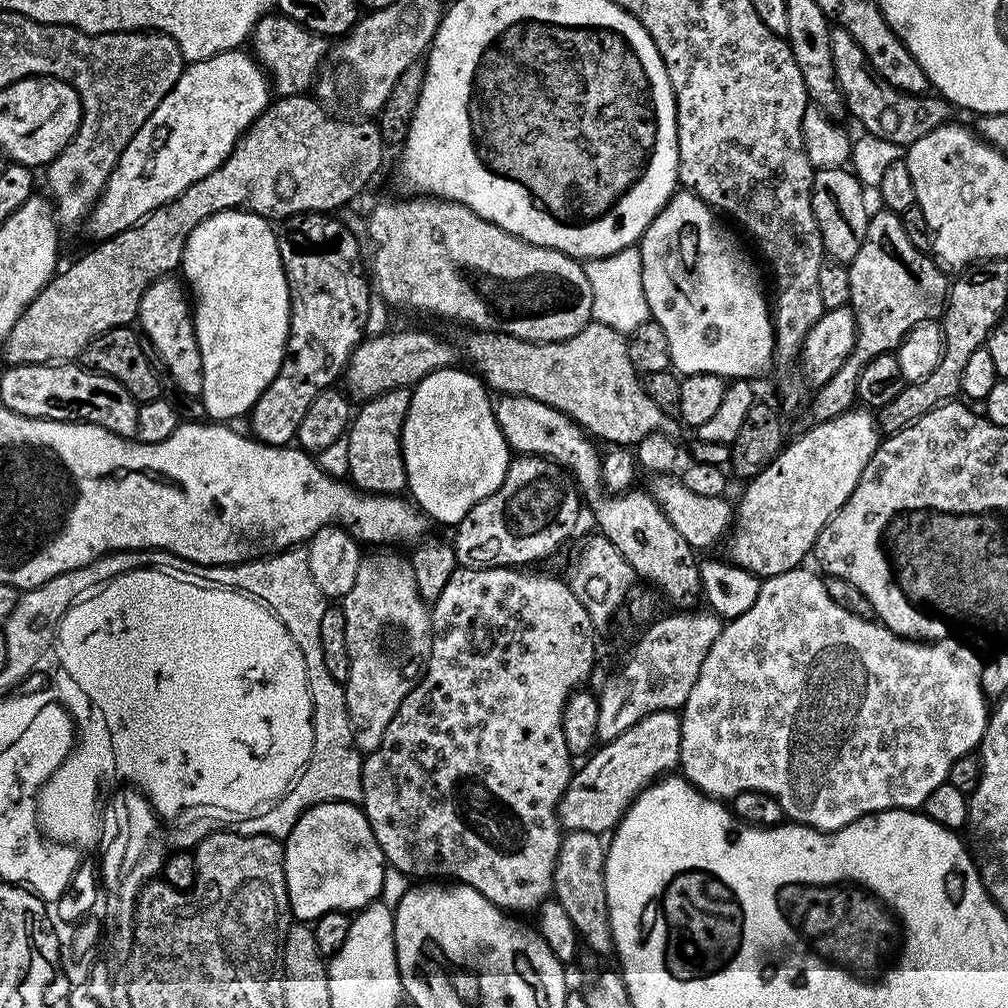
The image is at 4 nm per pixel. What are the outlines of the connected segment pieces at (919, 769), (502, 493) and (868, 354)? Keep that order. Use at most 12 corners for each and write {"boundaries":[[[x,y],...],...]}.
{"boundaries":[[[801,566],[680,712],[698,791],[836,832],[984,738],[981,657]],[[546,456],[509,459],[455,525],[461,568],[546,559],[582,493]],[[869,215],[848,264],[854,350],[815,391],[817,421],[853,411],[858,374],[943,317],[950,280]]]}

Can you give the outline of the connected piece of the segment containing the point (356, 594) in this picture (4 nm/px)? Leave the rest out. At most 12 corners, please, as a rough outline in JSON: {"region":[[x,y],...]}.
{"region":[[365,555],[342,597],[346,710],[378,750],[424,675],[432,613],[411,559]]}

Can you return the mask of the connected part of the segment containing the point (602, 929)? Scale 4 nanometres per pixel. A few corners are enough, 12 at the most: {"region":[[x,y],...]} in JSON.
{"region":[[565,831],[552,896],[583,947],[613,951],[601,833]]}

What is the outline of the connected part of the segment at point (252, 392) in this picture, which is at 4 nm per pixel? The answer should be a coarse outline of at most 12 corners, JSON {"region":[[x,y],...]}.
{"region":[[219,212],[183,283],[212,422],[247,417],[288,341],[273,225]]}

